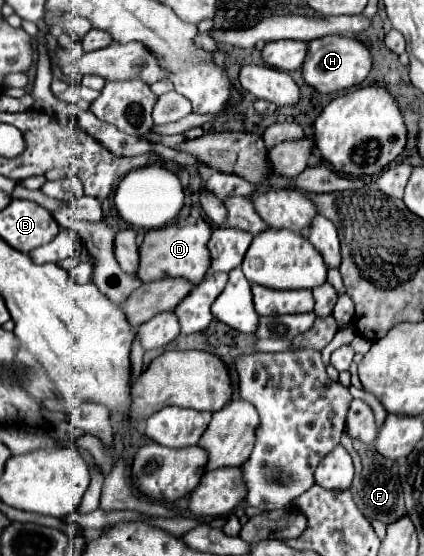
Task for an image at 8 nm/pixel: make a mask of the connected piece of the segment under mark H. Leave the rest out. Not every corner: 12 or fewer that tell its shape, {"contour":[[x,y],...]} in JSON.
{"contour":[[354,37],[310,41],[306,83],[322,93],[368,77],[372,55]]}

